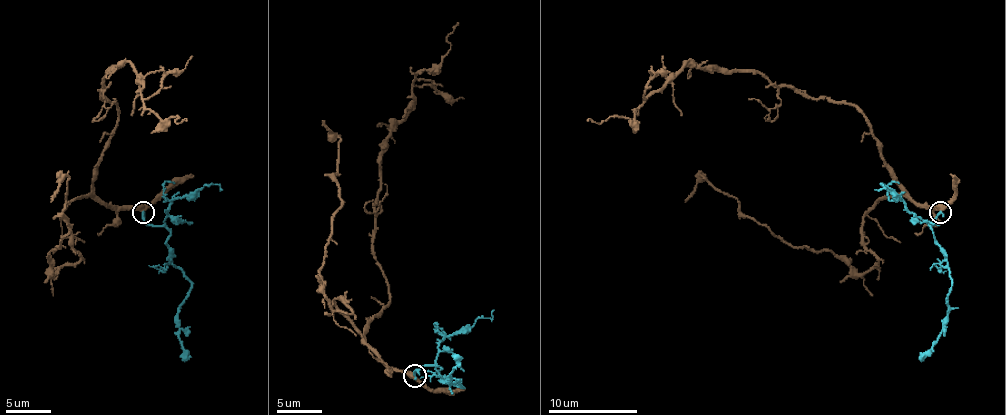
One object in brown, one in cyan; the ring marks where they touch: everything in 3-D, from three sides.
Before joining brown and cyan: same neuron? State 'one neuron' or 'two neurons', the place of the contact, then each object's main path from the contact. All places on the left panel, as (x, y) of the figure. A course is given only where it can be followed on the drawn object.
one neuron; place (143, 212); course brown (144, 211), (95, 193), (117, 120), (101, 98), (106, 73), (126, 62), (141, 102), (161, 120), (186, 118); course cyan (144, 211), (146, 222), (170, 234), (166, 245), (173, 263), (190, 283), (190, 291), (177, 314), (186, 361)

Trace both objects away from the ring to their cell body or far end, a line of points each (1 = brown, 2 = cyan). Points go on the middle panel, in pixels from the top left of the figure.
1: (415, 375), (393, 371), (364, 337), (388, 304), (373, 241), (382, 141), (457, 23)
2: (415, 375), (417, 368), (437, 366), (442, 368), (437, 373), (444, 382), (462, 386), (448, 382), (457, 355)

